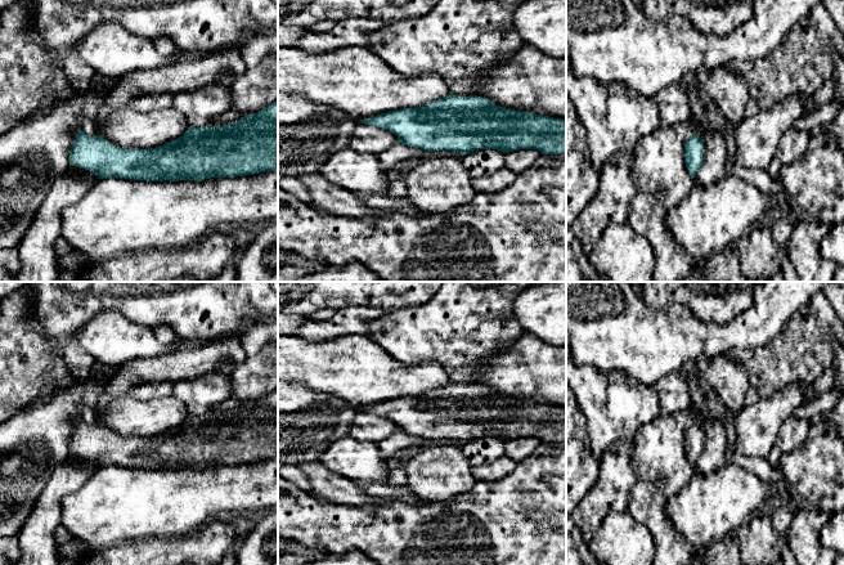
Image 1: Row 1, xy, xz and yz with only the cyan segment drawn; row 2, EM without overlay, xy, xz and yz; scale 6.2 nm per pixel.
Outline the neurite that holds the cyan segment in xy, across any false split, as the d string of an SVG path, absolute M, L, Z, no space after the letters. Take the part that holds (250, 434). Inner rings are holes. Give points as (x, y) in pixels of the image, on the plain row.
M278 389L229 413L188 416L178 427L149 438L121 436L102 425L86 423L78 417L71 435L69 453L87 457L98 467L122 466L147 470L199 470L278 459Z

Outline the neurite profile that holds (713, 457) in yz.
M708 405L700 409L706 414L702 429L702 452L695 463L695 472L709 475L717 472L726 462L727 431L719 418L713 414Z

